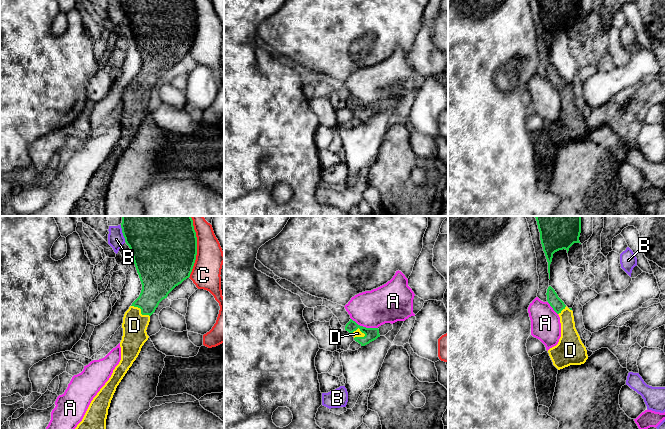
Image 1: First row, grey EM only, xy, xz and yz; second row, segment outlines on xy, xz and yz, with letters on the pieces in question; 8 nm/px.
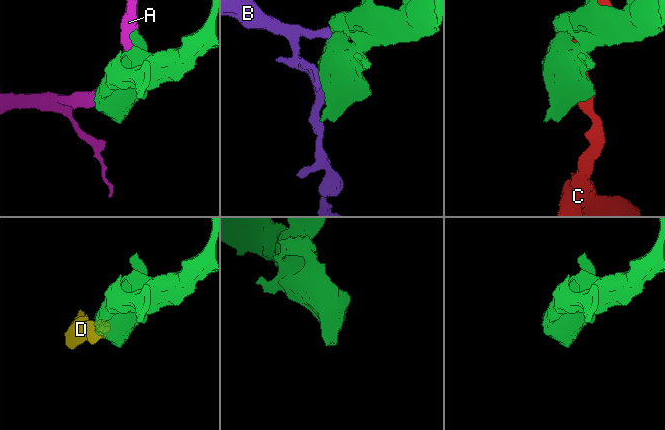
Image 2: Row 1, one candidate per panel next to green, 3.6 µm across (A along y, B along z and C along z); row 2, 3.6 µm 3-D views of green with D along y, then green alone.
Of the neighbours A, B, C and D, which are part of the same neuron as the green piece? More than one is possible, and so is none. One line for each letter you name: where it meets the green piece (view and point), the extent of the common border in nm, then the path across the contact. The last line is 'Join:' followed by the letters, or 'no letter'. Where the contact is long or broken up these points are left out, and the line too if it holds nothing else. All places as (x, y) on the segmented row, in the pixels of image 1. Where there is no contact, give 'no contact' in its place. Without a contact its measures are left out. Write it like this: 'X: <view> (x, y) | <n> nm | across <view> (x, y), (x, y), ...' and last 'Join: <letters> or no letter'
D: xz (358, 327) | 120 nm | across xz (371, 334), (365, 334), (358, 327), (357, 333)
Join: D

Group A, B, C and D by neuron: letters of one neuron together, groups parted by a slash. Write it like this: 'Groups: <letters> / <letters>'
Groups: A / B / C / D

